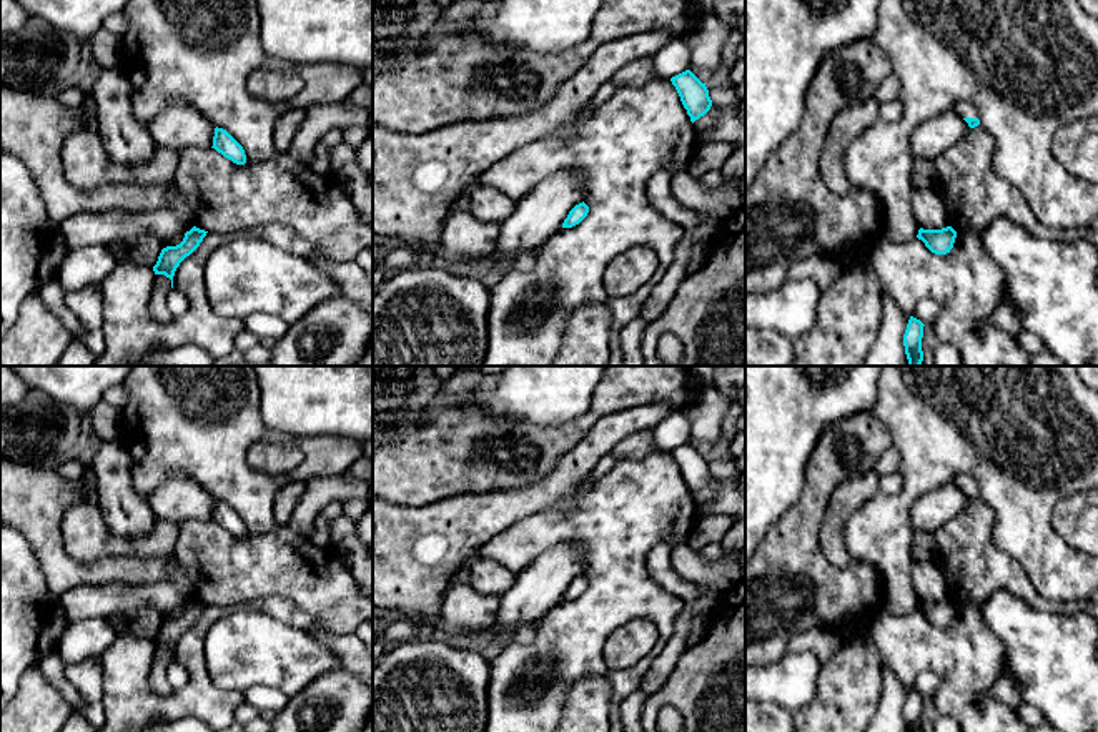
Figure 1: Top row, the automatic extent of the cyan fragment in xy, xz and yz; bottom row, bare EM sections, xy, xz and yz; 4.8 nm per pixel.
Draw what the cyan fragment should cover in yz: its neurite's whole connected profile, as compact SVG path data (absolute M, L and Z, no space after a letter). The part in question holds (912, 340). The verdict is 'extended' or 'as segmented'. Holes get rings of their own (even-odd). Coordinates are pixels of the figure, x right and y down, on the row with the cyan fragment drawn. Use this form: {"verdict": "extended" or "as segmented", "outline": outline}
{"verdict": "as segmented", "outline": "M910 316L905 334L903 346L908 359L908 366L920 366L923 361L922 338L923 338L923 323Z"}

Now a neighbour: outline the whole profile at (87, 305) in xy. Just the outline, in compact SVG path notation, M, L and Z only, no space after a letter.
M88 284L65 296L68 308L82 326L98 329L103 324L103 301L100 284Z

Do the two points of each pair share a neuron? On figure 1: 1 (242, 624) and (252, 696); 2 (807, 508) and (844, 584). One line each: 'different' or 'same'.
1: different
2: same

